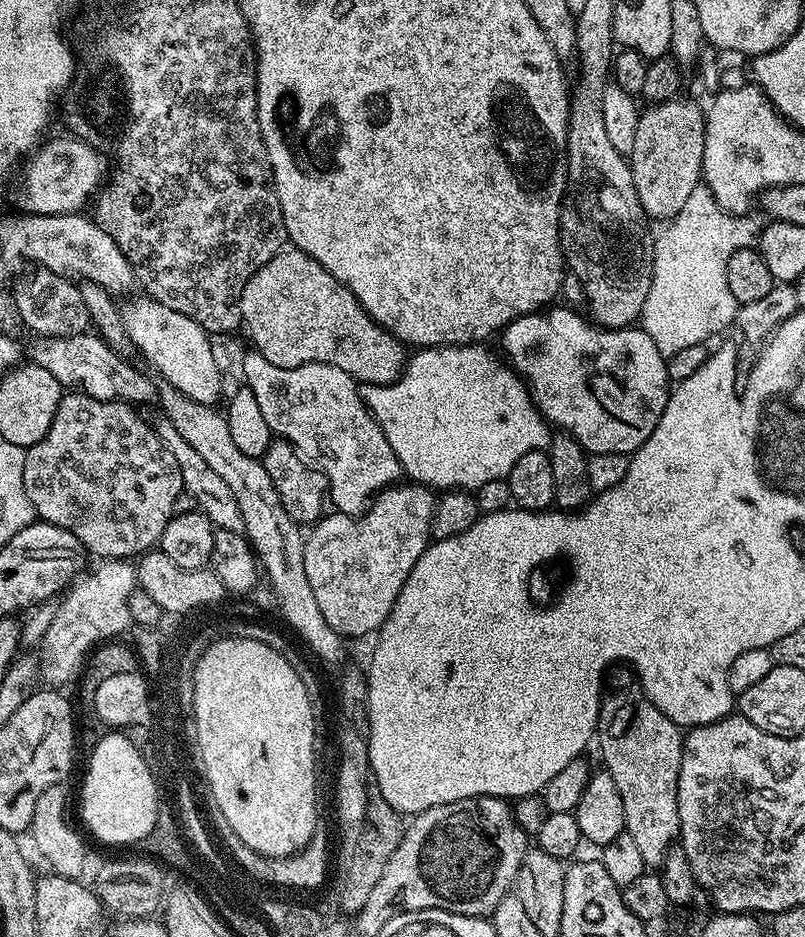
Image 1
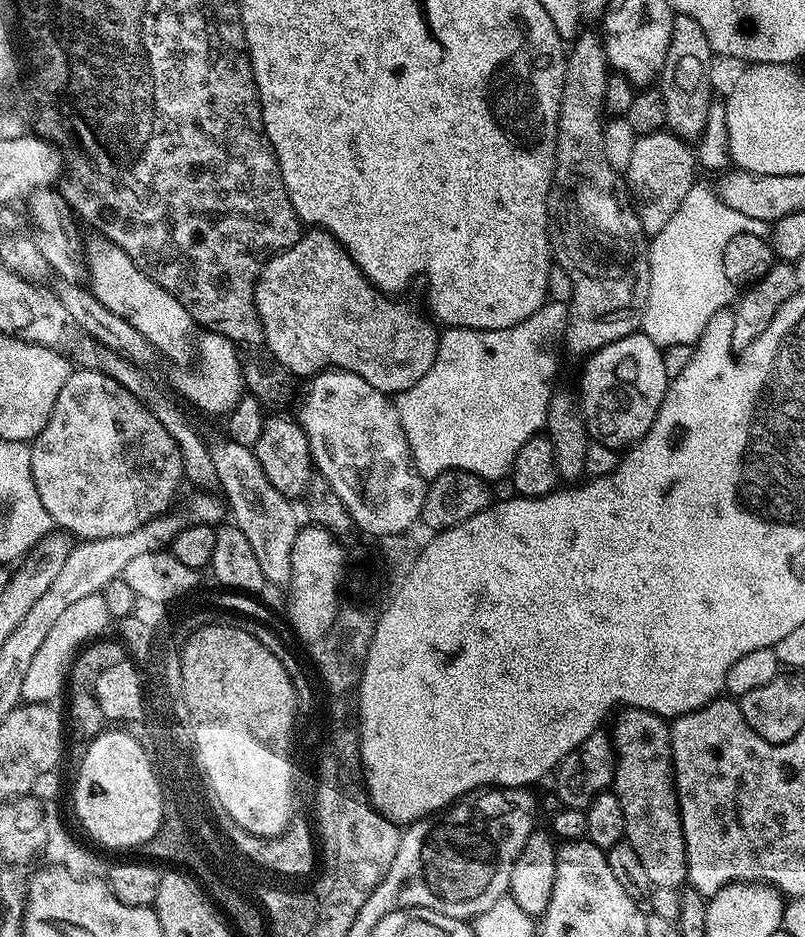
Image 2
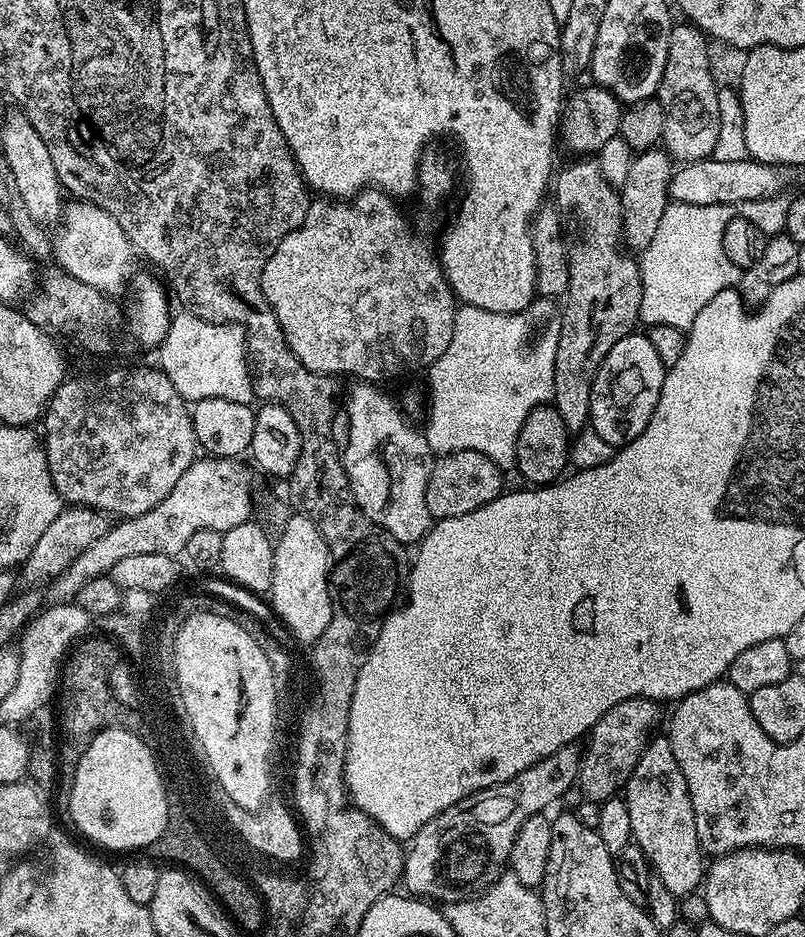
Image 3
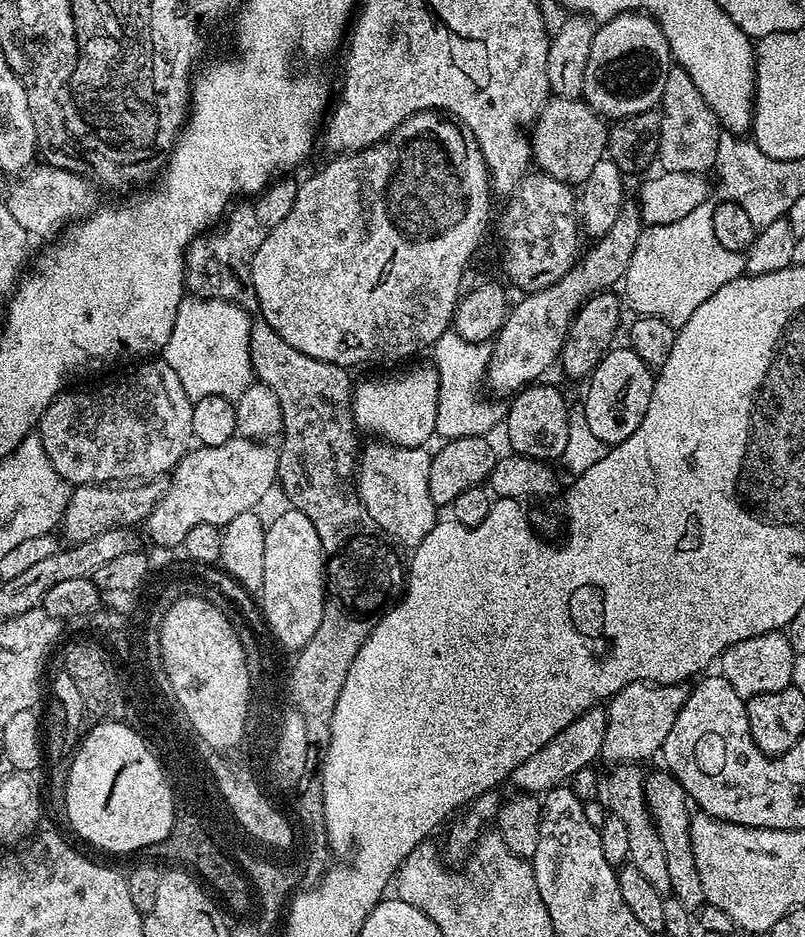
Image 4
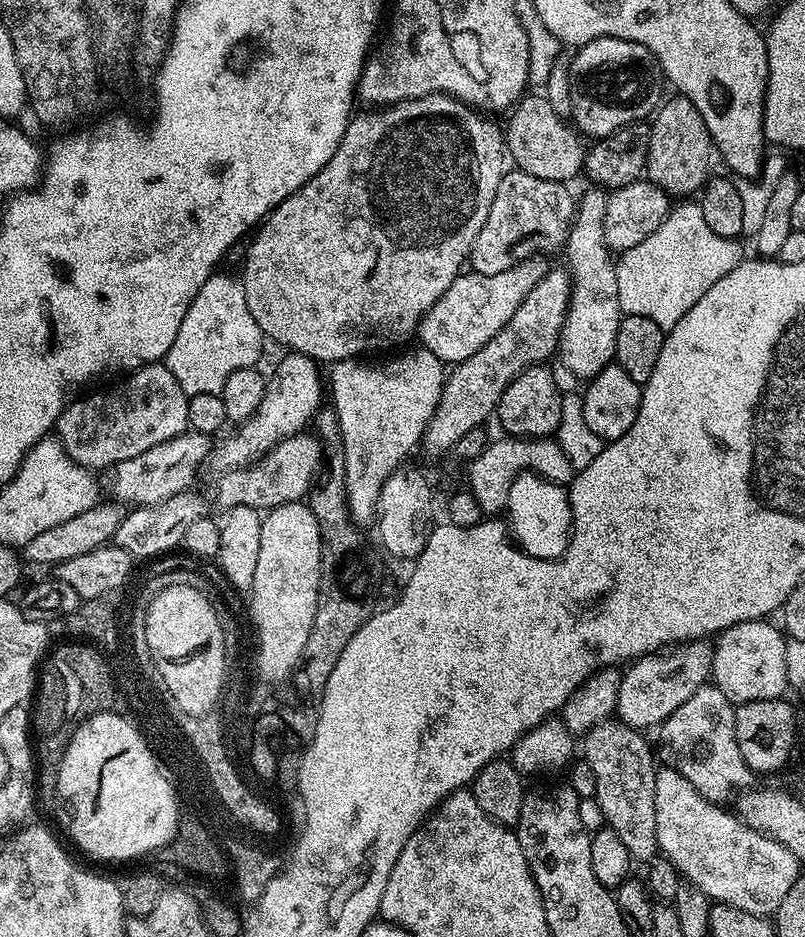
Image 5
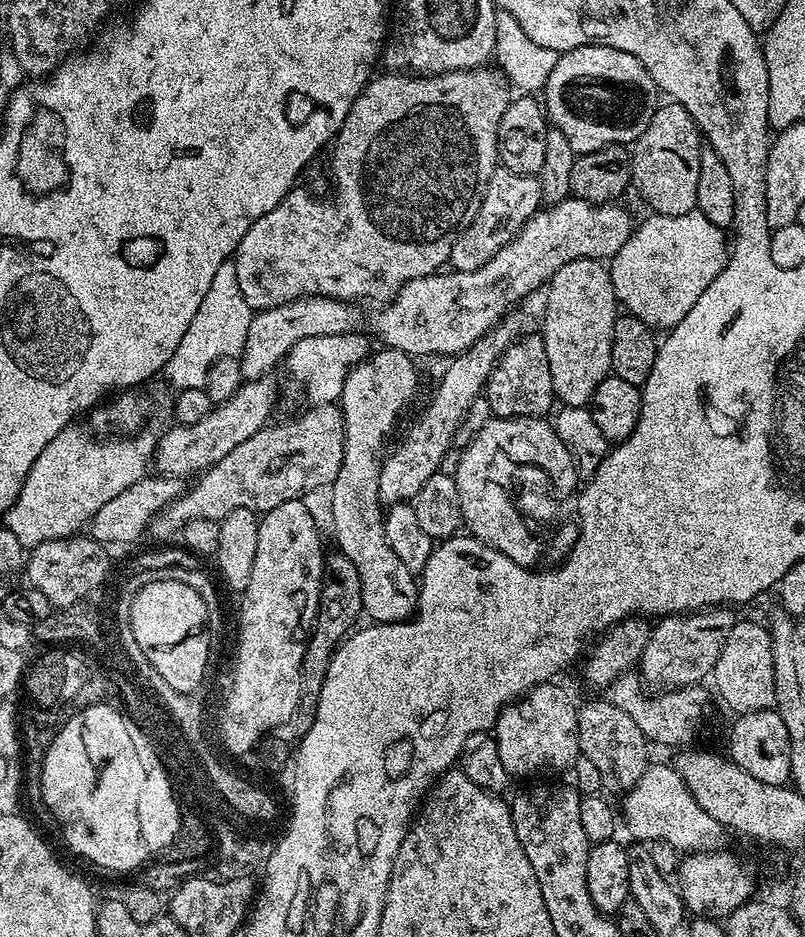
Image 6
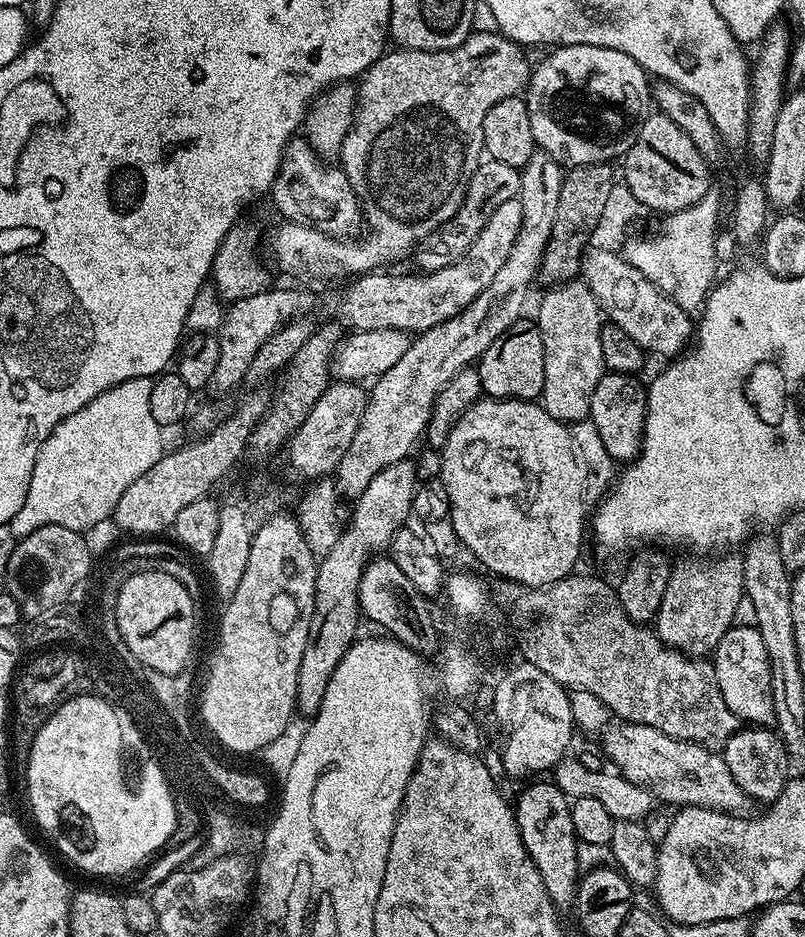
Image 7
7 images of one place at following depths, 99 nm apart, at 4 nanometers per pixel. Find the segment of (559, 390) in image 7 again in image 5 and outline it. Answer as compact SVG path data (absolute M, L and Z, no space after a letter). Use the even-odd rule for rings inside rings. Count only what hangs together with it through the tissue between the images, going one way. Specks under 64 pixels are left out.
M588 186L578 196L578 207L571 228L568 229L566 271L572 281L572 297L568 299L568 313L560 331L558 357L576 376L591 378L616 359L616 339L622 319L618 302L616 260L604 243L604 215L608 197L605 189Z

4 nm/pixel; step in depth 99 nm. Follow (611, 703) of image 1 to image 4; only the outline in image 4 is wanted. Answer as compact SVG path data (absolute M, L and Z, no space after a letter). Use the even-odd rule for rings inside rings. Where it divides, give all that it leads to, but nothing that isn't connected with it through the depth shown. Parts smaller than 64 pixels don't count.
M659 770L649 771L644 777L644 798L648 803L648 813L653 818L662 840L662 850L666 850L666 867L670 873L671 895L689 910L699 910L704 907L704 891L702 878L698 878L698 866L694 866L694 852L690 846L690 801L684 792L684 787L673 778L671 772Z

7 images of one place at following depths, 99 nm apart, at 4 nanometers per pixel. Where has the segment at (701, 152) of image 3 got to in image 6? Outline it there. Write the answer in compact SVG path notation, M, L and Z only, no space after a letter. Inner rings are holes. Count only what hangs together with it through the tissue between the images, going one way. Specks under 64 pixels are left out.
M664 102L650 118L650 126L631 149L631 183L657 216L681 216L696 211L700 185L700 127L681 104Z

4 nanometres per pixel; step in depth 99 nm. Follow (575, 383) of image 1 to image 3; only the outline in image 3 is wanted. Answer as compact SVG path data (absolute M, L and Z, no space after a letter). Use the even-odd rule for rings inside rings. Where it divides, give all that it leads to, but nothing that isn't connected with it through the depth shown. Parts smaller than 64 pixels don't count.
M647 335L622 338L606 354L590 394L590 427L614 446L629 444L650 422L662 394L665 366Z

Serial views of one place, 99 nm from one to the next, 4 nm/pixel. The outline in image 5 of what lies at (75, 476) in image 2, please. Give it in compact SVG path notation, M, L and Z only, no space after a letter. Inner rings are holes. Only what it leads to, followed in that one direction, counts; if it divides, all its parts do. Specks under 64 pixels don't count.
M164 362L147 364L144 368L137 368L123 377L121 384L108 388L105 392L92 392L85 400L76 398L64 409L64 413L56 420L54 429L60 444L66 454L76 464L83 468L110 470L114 465L126 462L128 458L138 458L138 454L146 454L146 450L166 442L170 438L178 438L189 431L188 426L188 398L183 392L174 374Z

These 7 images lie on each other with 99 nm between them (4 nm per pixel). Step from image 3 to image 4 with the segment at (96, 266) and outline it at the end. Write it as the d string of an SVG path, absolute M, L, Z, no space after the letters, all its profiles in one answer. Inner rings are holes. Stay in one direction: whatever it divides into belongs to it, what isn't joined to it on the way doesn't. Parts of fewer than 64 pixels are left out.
M41 163L39 166L33 167L31 170L23 173L23 175L17 179L20 181L18 181L17 184L9 190L8 197L6 197L6 203L8 209L10 210L10 214L14 214L14 218L18 218L18 222L22 222L22 226L33 237L52 235L52 237L55 237L57 233L59 233L61 229L63 229L69 222L79 222L83 220L85 216L90 216L96 211L98 201L96 201L95 190L97 191L97 189L93 187L91 183L88 185L78 173L71 172L71 170L76 171L71 167L56 166L60 168L51 168L51 166L48 164L42 164L43 163Z

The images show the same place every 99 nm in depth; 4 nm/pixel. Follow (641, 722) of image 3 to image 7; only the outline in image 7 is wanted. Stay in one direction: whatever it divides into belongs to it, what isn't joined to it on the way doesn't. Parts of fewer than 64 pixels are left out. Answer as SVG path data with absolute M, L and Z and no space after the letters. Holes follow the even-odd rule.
M743 555L692 559L696 560L684 560L672 568L672 577L668 580L666 594L662 594L662 606L654 621L654 631L669 648L677 648L686 656L704 658L716 651L722 634L734 627L735 611L745 598Z

